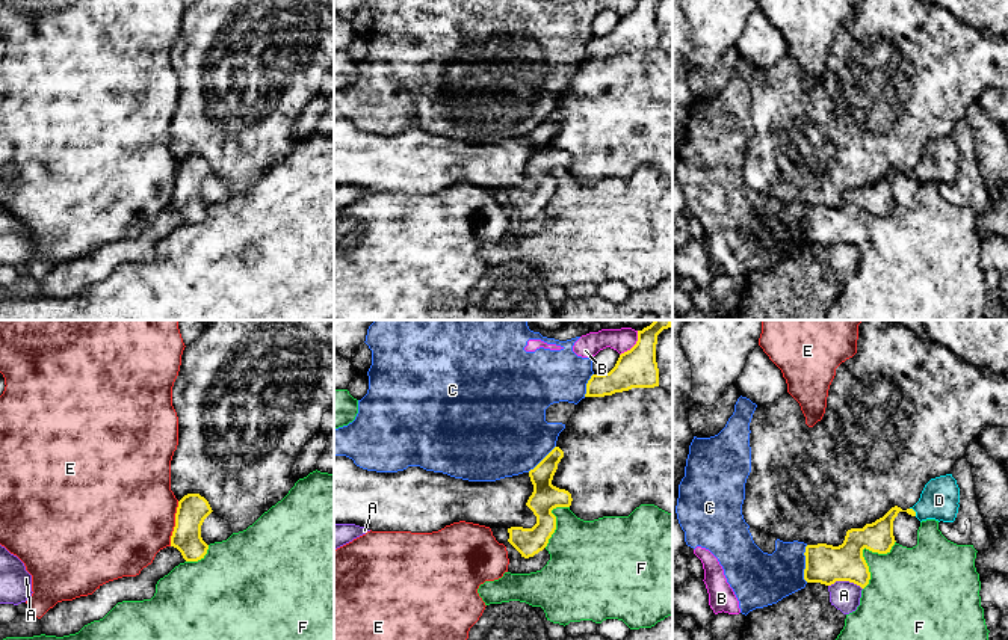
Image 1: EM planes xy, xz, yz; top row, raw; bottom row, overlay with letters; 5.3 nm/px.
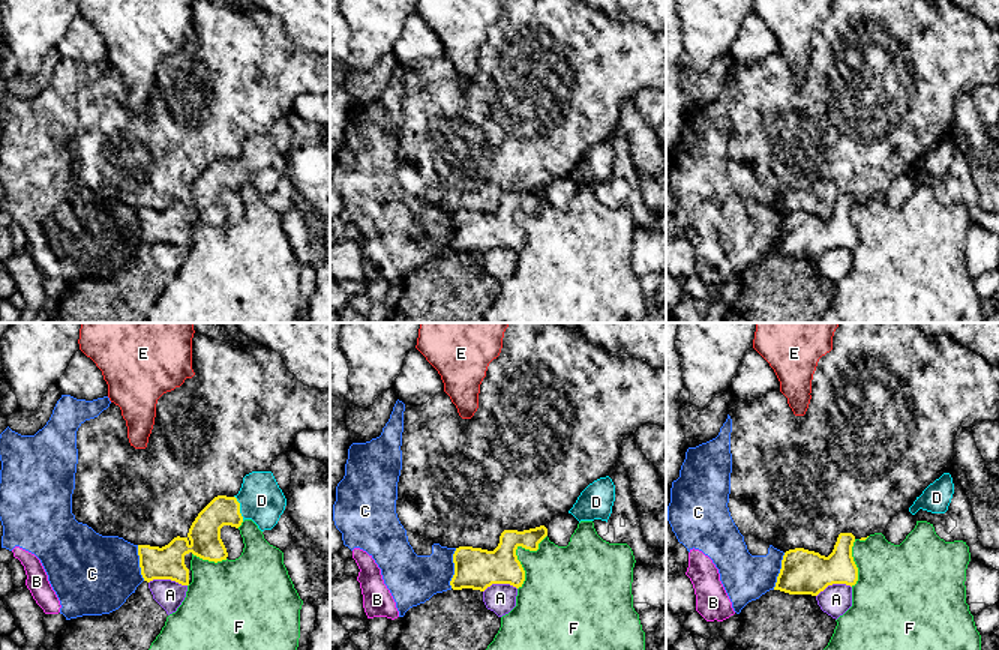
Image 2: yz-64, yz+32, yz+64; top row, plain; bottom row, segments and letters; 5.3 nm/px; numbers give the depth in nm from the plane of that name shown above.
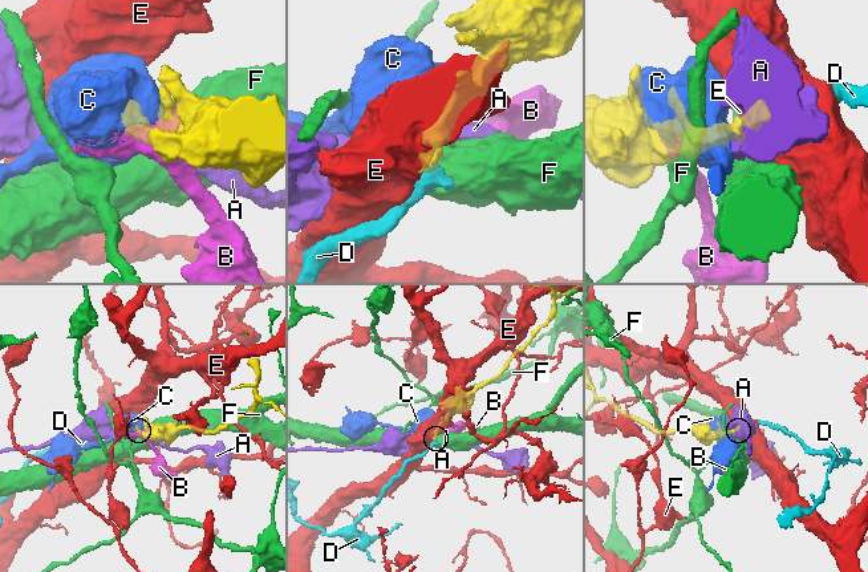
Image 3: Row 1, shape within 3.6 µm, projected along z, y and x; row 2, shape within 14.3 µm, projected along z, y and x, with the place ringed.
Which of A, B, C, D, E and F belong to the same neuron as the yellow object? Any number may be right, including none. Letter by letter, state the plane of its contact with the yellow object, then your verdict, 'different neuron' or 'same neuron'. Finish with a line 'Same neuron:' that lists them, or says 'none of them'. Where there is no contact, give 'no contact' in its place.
A: yz | different neuron
B: xz | different neuron
C: yz | different neuron
D: yz | same neuron
E: xy | different neuron
F: yz | different neuron
Same neuron: D

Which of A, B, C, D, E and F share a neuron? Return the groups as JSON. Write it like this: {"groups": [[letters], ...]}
{"groups": [["A"], ["B", "C"], ["D"], ["E"], ["F"]]}

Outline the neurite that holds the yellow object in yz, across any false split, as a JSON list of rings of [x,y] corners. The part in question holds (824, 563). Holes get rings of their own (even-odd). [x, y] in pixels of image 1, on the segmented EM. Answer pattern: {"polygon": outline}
{"polygon": [[[952,474],[931,478],[913,507],[902,510],[895,506],[875,522],[866,524],[863,528],[848,530],[843,543],[839,546],[807,545],[804,580],[825,586],[836,581],[849,581],[864,589],[869,584],[870,572],[863,549],[878,554],[890,552],[896,542],[893,521],[899,512],[907,512],[920,522],[926,519],[954,522],[960,507],[958,503],[960,488]]]}

